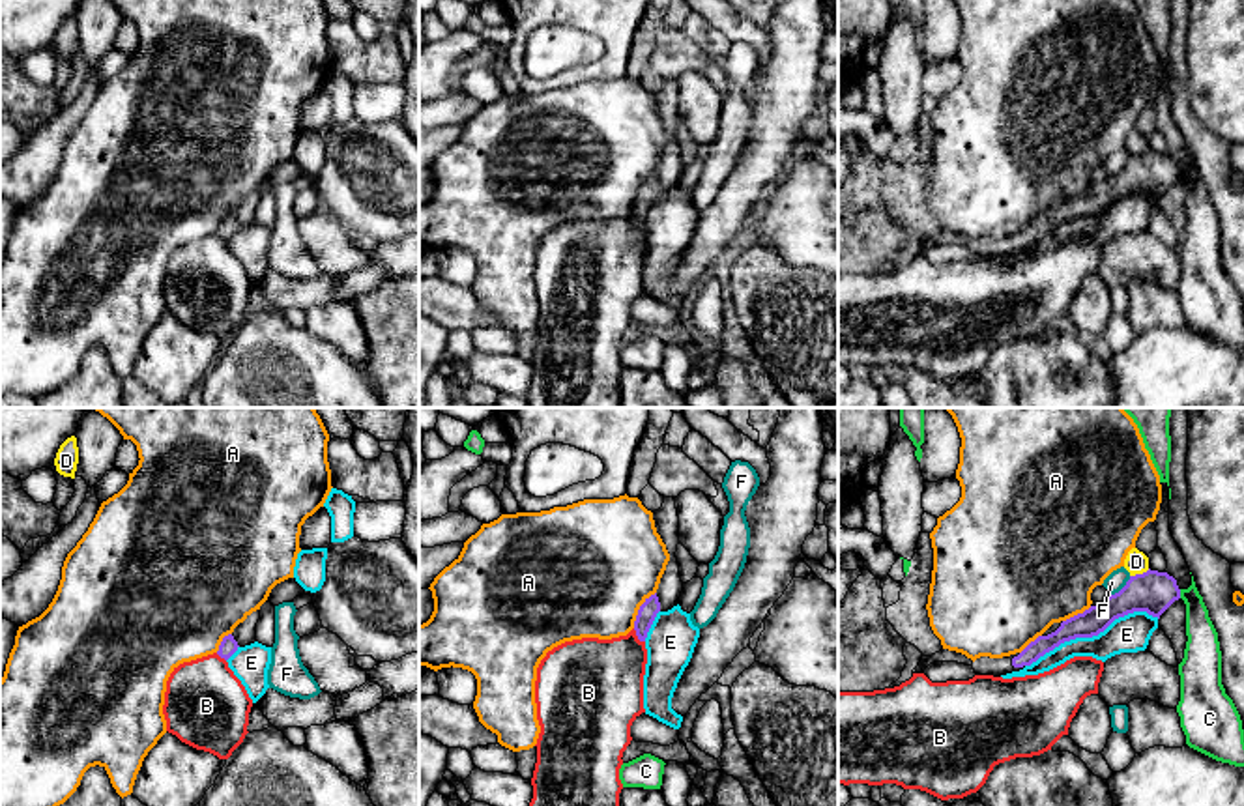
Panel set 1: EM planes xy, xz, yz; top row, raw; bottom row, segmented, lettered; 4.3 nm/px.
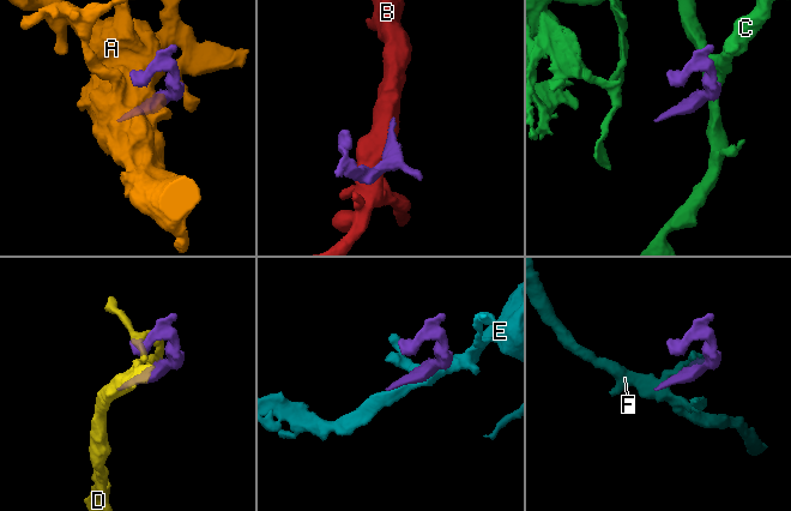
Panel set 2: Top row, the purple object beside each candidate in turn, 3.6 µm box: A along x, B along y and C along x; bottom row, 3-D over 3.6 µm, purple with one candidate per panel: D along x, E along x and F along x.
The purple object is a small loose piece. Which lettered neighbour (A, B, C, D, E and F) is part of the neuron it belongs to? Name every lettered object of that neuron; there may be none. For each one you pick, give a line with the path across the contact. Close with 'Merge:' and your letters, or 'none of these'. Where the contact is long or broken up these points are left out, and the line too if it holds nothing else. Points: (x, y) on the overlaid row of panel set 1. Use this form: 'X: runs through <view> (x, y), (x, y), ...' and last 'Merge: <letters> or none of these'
Merge: none of these

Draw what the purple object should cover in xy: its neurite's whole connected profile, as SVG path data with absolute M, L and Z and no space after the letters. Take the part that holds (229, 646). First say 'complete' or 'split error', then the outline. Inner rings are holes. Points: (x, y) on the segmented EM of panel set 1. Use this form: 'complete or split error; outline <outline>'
split error; outline M260 610L247 615L247 619L239 623L232 634L223 638L217 655L228 660L239 647L254 643L258 619L260 619Z

